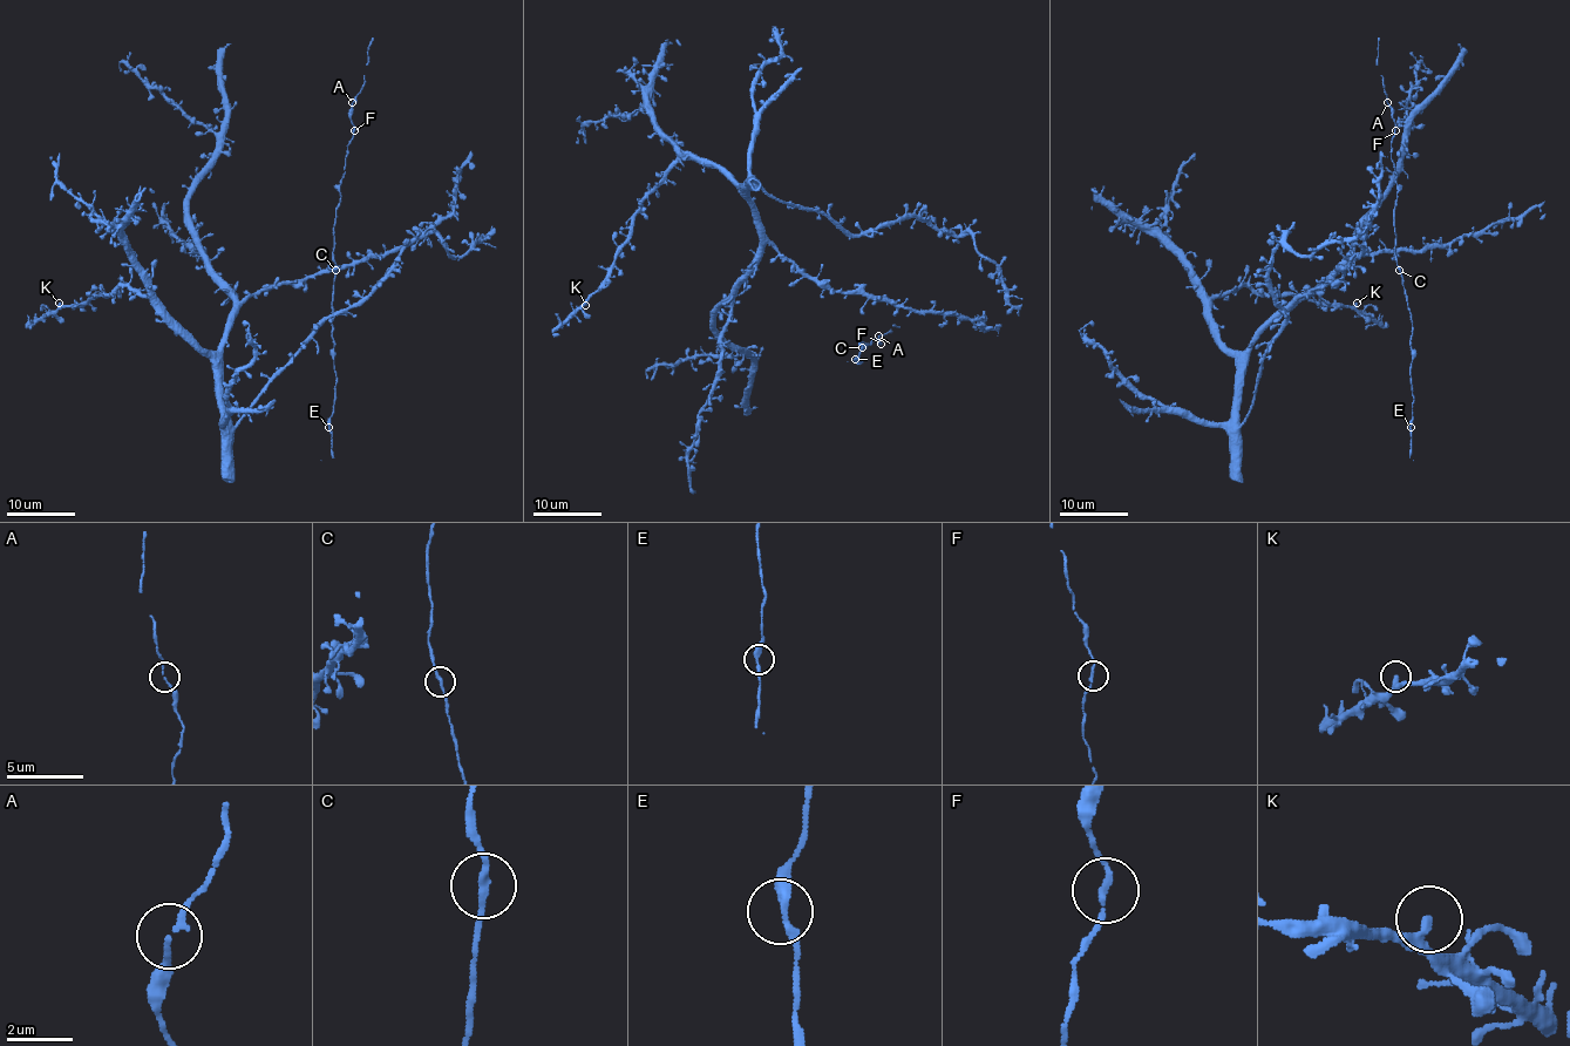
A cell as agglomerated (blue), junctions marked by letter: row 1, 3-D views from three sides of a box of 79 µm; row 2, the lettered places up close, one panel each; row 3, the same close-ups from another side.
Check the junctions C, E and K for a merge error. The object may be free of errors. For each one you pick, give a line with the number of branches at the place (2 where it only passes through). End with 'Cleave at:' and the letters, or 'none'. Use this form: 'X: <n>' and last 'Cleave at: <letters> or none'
Cleave at: none

